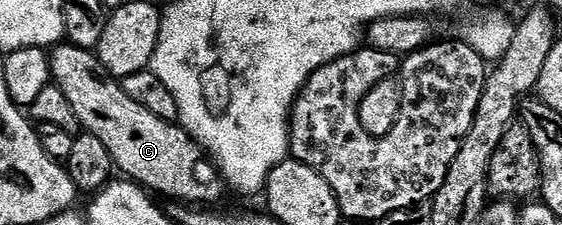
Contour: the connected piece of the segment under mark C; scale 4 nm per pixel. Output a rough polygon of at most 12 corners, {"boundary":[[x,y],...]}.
{"boundary":[[91,50],[48,58],[81,128],[123,178],[214,207],[224,182],[181,124],[103,76]]}

